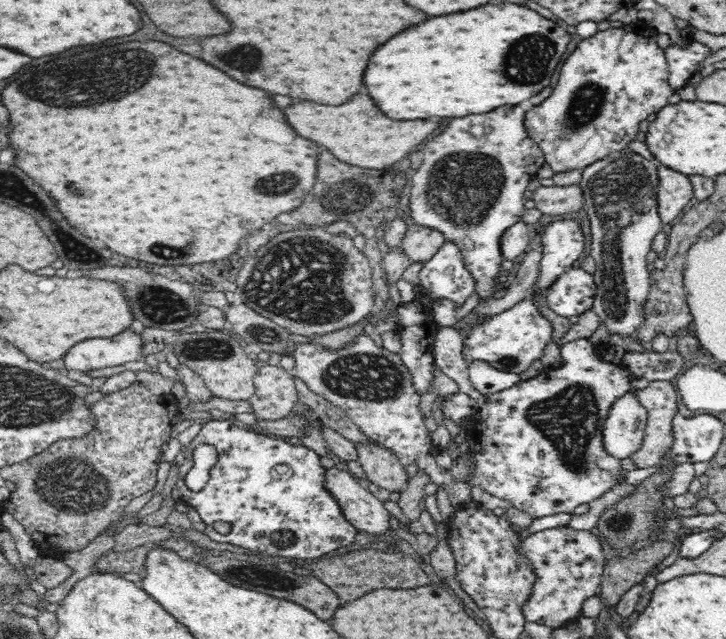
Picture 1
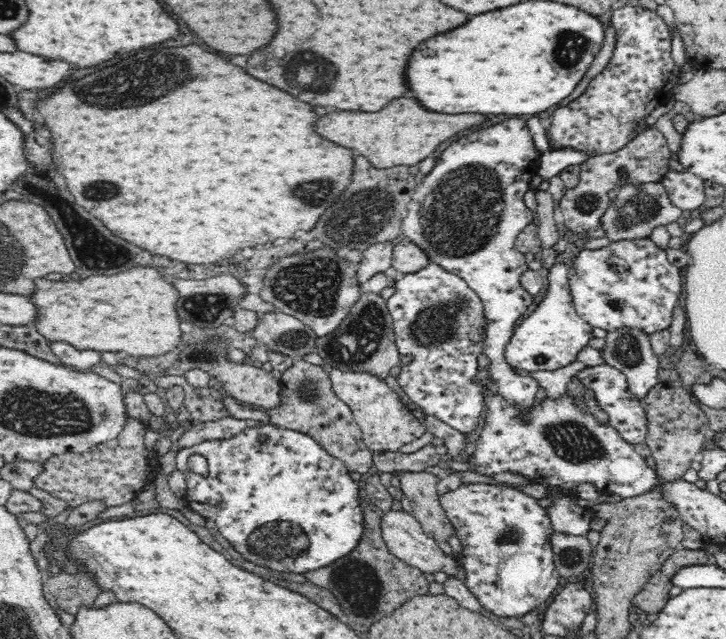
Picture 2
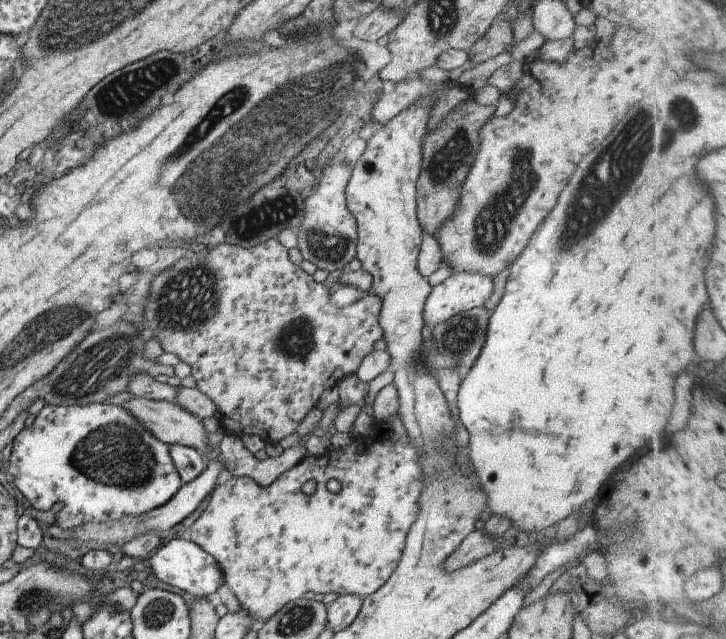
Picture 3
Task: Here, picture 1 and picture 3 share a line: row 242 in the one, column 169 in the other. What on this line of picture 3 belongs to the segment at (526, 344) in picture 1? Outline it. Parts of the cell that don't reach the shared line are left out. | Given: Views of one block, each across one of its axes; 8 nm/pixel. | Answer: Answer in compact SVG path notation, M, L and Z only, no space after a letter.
M171 539L167 545L162 545L146 562L149 566L148 570L162 582L175 586L194 598L216 600L216 592L223 581L220 564L210 554L204 552L198 544L194 544L189 539Z

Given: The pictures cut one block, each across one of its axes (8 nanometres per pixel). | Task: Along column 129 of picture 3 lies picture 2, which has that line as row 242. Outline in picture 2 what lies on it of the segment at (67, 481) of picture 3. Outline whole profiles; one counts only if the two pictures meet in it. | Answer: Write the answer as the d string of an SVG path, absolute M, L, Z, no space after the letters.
M518 118L504 120L484 130L476 130L466 138L452 142L440 154L434 170L428 176L419 178L420 184L408 204L409 214L403 219L400 230L405 238L426 252L431 262L463 278L478 294L486 315L486 336L482 353L490 359L488 378L492 378L504 400L523 410L528 410L534 404L539 384L532 377L518 374L505 361L504 352L514 334L516 320L534 304L533 295L519 283L521 274L529 268L525 255L516 248L516 239L526 226L536 221L535 212L524 203L524 194L531 190L530 183L538 175L540 157L527 122Z

